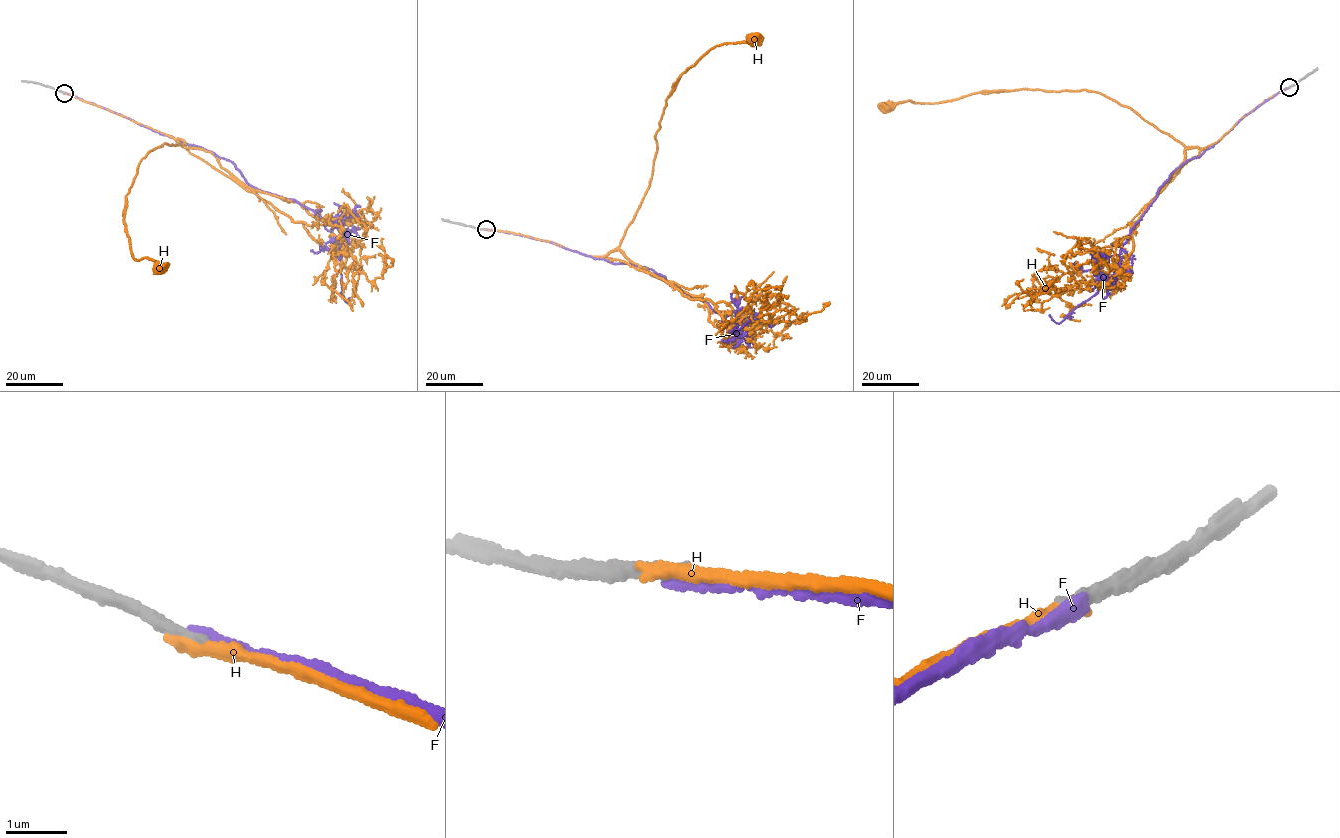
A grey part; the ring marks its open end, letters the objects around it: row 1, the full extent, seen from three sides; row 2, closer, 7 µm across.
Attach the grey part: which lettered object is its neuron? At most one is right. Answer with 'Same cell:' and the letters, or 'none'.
Same cell: H

